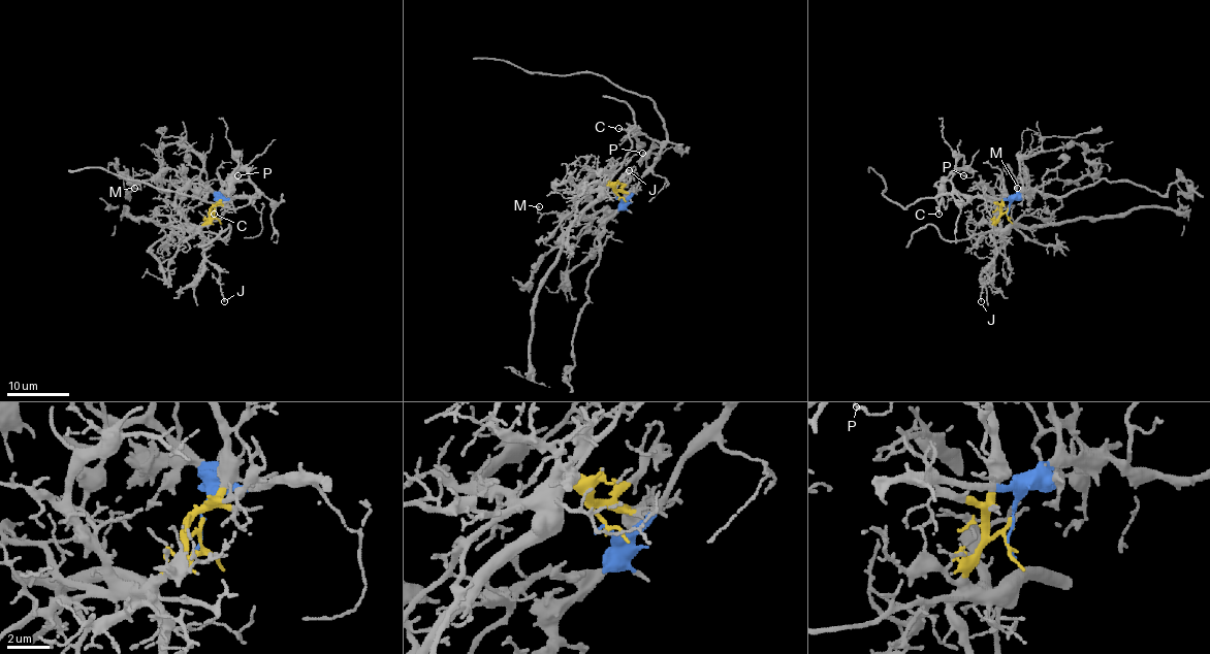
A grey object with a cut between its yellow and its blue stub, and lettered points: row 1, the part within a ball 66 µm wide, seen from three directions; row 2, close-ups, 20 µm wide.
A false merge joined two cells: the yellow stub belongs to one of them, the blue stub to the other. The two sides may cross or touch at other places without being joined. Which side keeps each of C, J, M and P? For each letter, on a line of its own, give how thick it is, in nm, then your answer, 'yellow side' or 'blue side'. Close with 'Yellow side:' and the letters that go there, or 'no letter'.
C: 110 nm | blue side
J: 100 nm | yellow side
M: 110 nm | blue side
P: 120 nm | blue side
Yellow side: J

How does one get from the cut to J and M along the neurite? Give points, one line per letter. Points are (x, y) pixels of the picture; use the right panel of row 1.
J: (1008, 210), (999, 217), (992, 234), (996, 256), (986, 269), (989, 281), (983, 287), (981, 301)
M: (1008, 210), (1022, 192), (1026, 168), (1025, 174), (1022, 170), (1017, 177), (1017, 187)

